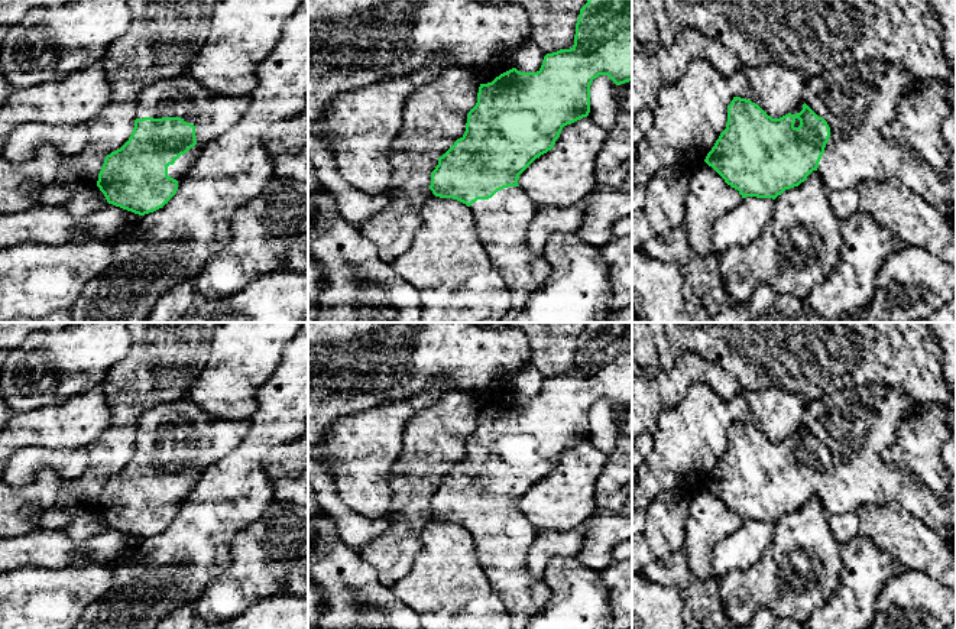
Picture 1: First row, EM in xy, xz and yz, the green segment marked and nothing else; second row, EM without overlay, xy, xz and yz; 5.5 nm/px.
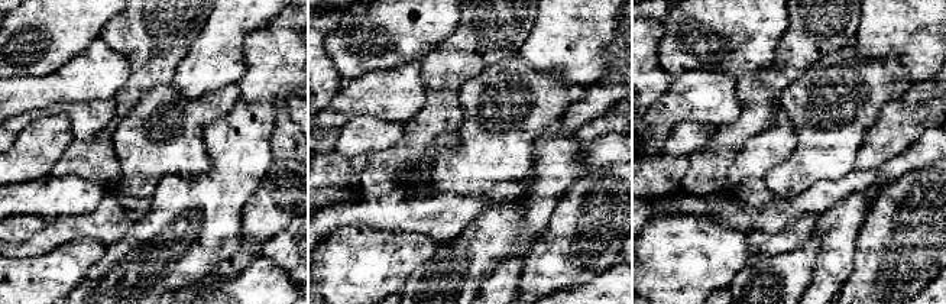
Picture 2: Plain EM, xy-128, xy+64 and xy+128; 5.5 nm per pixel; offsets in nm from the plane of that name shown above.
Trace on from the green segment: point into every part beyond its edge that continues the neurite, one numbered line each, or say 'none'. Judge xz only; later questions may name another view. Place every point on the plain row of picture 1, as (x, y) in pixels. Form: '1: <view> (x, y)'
1: xz (502, 545)

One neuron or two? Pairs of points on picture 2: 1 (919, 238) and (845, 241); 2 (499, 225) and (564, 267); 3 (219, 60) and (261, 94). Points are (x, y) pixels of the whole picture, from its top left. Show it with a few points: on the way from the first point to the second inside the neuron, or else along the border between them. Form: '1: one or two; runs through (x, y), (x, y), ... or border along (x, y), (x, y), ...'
1: two; border along (868, 212), (857, 238), (855, 251)
2: two; border along (553, 209), (547, 229), (537, 239)
3: two; border along (243, 76), (237, 83)

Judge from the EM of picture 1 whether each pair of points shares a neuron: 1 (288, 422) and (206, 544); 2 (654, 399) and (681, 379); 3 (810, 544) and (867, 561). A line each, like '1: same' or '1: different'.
1: same
2: same
3: different

